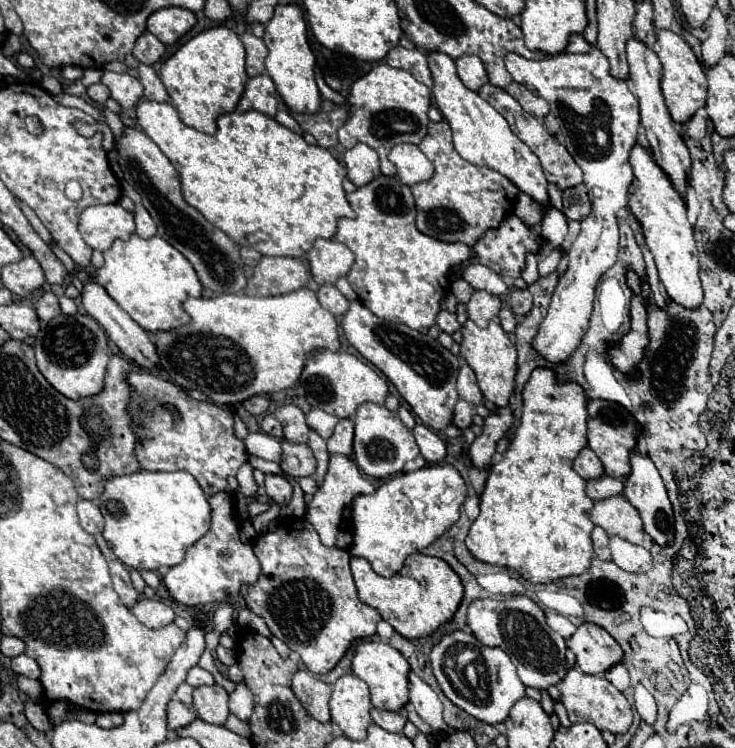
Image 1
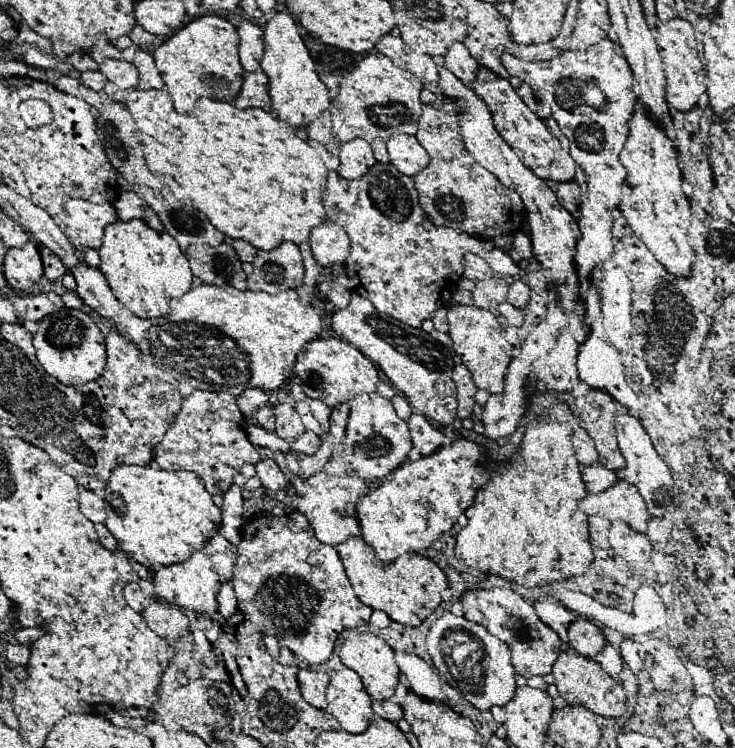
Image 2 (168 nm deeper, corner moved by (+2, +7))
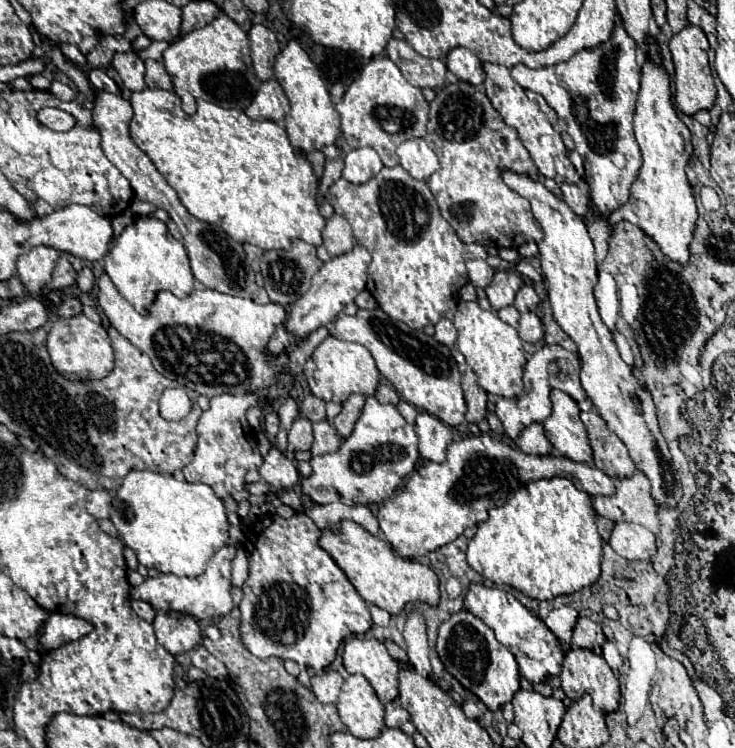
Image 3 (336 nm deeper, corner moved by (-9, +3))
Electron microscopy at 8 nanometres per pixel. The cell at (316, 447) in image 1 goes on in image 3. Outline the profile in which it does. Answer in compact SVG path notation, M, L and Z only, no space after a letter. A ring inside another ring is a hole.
M307 396L301 404L301 412L311 420L311 422L319 422L325 418L325 412L319 412L319 410L325 410L325 402L315 398L315 396Z

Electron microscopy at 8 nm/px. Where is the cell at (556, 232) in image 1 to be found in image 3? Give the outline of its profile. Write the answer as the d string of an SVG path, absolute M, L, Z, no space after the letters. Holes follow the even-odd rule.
M503 168L501 174L503 182L511 190L515 190L531 202L533 216L545 232L543 240L539 242L541 270L547 280L553 318L565 330L565 334L575 340L579 348L581 386L585 388L601 418L607 422L607 428L613 434L617 434L621 442L627 446L637 470L641 470L649 478L651 496L657 502L657 506L675 508L677 502L683 498L683 486L677 470L667 464L671 462L671 454L657 426L655 404L651 400L651 394L639 384L633 368L629 368L621 360L615 340L607 326L601 322L601 316L597 312L593 296L593 286L597 282L597 262L593 240L589 238L585 222L561 198L549 192L541 180L533 180L527 174L517 174L509 168Z

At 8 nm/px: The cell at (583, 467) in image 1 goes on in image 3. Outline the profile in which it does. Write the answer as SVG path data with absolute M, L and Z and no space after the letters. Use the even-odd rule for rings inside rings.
M555 390L555 394L551 394L551 400L553 414L545 420L545 432L549 442L563 456L591 466L593 448L589 442L587 428L579 418L577 402L569 394L563 394L561 390Z

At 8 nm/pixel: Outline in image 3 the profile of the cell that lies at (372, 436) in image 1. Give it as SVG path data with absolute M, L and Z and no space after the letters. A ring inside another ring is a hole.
M369 396L353 434L339 446L339 450L311 458L313 474L301 480L301 492L311 496L317 504L379 504L395 494L403 478L413 472L417 460L419 450L415 428L405 422L393 404L381 404L375 396Z

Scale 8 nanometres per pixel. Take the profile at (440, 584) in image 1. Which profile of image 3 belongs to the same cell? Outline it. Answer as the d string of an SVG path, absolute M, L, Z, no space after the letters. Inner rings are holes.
M351 520L341 522L341 532L337 534L331 530L323 530L319 546L335 558L339 568L347 574L347 578L367 604L375 604L387 610L391 616L399 616L405 610L407 602L423 602L429 606L439 604L439 578L427 564L419 564L415 560L393 554L391 546L385 540L371 536Z

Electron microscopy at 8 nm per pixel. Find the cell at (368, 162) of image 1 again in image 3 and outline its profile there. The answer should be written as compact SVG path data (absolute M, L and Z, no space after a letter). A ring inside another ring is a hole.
M355 148L345 156L343 178L353 184L365 184L373 176L377 176L383 168L379 154L373 148Z

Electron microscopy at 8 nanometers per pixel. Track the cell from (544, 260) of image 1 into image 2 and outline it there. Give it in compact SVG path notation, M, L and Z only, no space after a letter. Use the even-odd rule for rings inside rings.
M376 162L372 170L368 170L368 174L360 180L346 180L338 172L330 172L324 188L324 208L326 218L336 226L344 228L350 236L350 254L344 260L344 278L350 290L354 294L360 294L362 298L368 298L378 312L396 318L406 326L418 328L422 320L430 320L434 316L434 310L438 310L440 306L448 308L452 294L460 288L458 284L462 280L462 260L466 252L476 252L478 256L482 256L488 262L490 270L498 276L515 277L524 272L529 274L541 269L540 263L533 259L524 270L512 256L508 256L500 248L486 252L480 248L476 238L464 234L462 230L456 230L452 226L438 226L428 220L428 216L418 204L412 178L398 174L392 164Z

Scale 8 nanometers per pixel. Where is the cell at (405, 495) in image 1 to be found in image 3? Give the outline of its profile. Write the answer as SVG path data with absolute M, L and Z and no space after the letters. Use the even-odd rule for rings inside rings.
M471 436L451 442L443 464L425 462L411 472L403 486L377 512L379 528L401 558L425 556L463 534L467 526L487 520L489 506L501 506L517 488L553 476L573 476L575 486L591 496L613 496L615 482L595 466L557 456L531 456L491 436Z

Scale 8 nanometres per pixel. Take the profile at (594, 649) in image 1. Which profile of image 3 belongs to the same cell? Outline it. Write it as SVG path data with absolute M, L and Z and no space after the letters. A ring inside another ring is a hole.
M581 616L579 622L575 624L573 630L573 644L579 648L587 648L593 652L599 652L601 646L605 644L605 634L603 628L589 616Z

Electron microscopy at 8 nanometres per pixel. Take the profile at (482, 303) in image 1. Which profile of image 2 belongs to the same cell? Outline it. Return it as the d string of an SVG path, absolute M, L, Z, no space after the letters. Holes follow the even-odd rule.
M488 276L476 284L476 288L472 292L472 300L480 308L494 308L494 306L500 306L502 302L506 302L508 288L510 288L510 284L504 278Z

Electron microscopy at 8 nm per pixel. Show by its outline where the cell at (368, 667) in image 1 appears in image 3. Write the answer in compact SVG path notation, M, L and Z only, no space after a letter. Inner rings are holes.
M353 638L345 644L343 664L349 674L361 674L369 680L383 704L399 696L399 662L393 660L377 638Z

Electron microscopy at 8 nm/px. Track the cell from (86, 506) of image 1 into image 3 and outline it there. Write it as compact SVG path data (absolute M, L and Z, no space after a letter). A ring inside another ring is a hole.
M93 490L87 496L87 512L101 520L101 518L109 518L109 510L111 510L111 492L107 490Z

